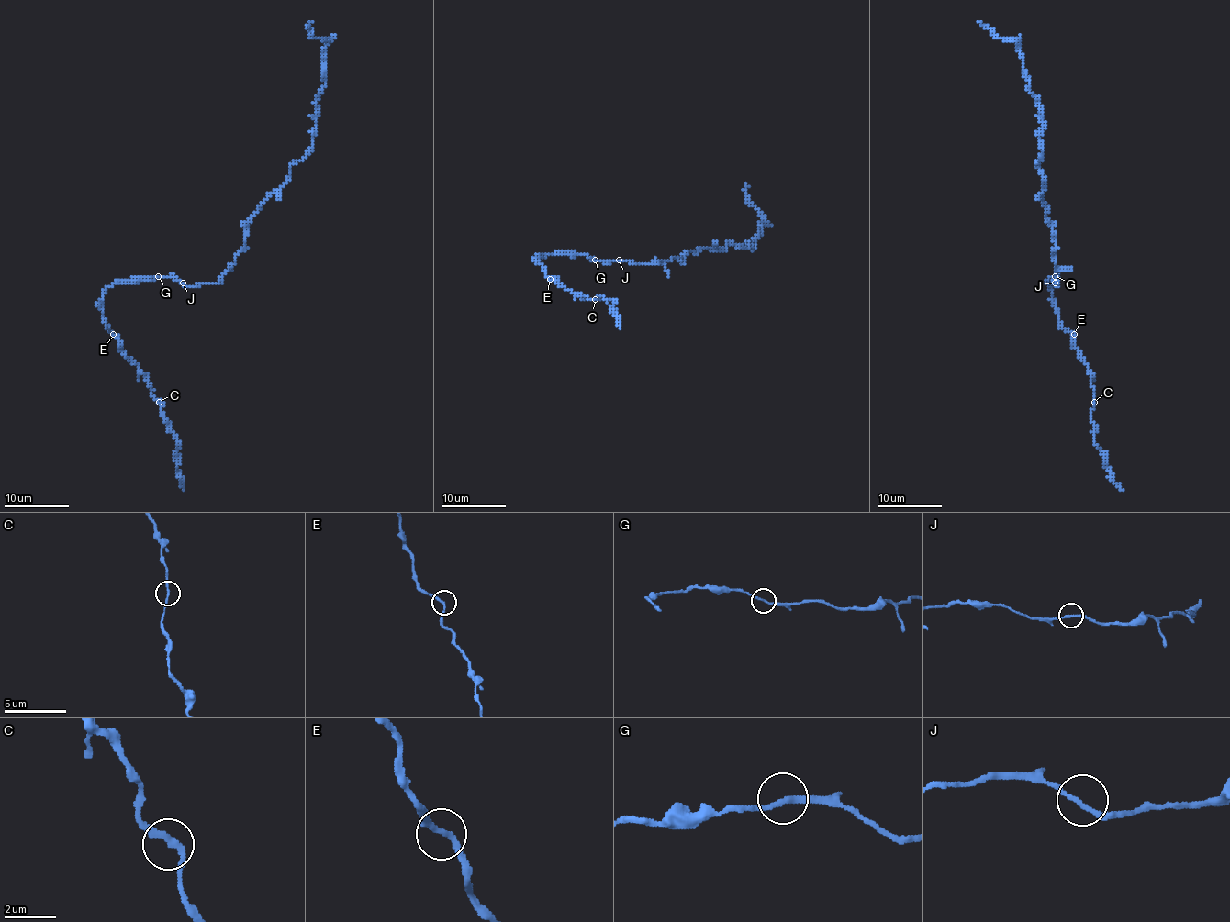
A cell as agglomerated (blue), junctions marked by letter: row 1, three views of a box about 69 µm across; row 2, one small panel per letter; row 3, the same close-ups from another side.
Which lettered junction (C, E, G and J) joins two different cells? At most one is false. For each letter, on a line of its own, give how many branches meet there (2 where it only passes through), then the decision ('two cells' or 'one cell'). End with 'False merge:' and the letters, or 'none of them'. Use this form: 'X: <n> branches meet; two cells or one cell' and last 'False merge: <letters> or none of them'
C: 2 branches meet; one cell
E: 2 branches meet; one cell
G: 2 branches meet; one cell
J: 2 branches meet; one cell
False merge: none of them

